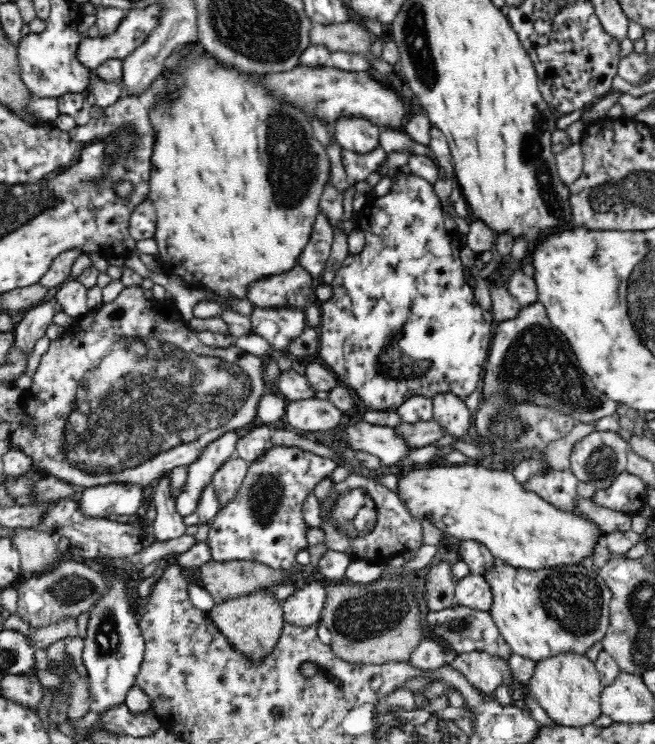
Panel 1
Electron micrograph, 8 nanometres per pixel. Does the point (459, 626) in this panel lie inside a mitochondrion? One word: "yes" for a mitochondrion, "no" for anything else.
yes

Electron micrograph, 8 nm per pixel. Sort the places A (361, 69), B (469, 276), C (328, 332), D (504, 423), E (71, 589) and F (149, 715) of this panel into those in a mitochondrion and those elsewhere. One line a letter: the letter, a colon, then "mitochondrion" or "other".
A: other
B: other
C: other
D: mitochondrion
E: mitochondrion
F: other

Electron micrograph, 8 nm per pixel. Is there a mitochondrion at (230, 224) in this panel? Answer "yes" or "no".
no

